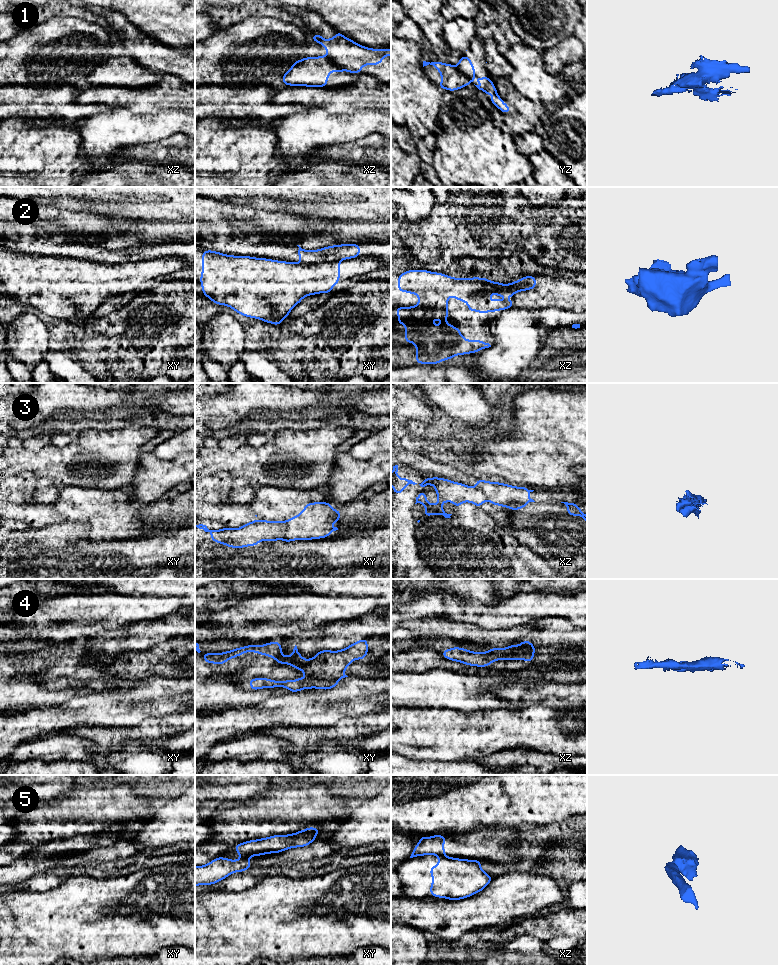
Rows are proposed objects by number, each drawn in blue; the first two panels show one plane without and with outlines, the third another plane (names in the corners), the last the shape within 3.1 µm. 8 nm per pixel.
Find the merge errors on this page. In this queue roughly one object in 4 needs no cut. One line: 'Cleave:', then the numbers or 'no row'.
Cleave: 1, 2, 3, 4, 5

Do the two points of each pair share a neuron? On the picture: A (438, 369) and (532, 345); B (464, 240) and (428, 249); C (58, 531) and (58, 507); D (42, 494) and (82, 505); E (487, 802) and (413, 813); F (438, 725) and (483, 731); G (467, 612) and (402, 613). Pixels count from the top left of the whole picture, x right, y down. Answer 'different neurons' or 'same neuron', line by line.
A: different neurons
B: same neuron
C: different neurons
D: different neurons
E: same neuron
F: same neuron
G: different neurons

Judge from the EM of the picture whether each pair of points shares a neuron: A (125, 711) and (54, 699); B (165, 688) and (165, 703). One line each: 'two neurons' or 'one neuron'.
A: two neurons
B: two neurons

